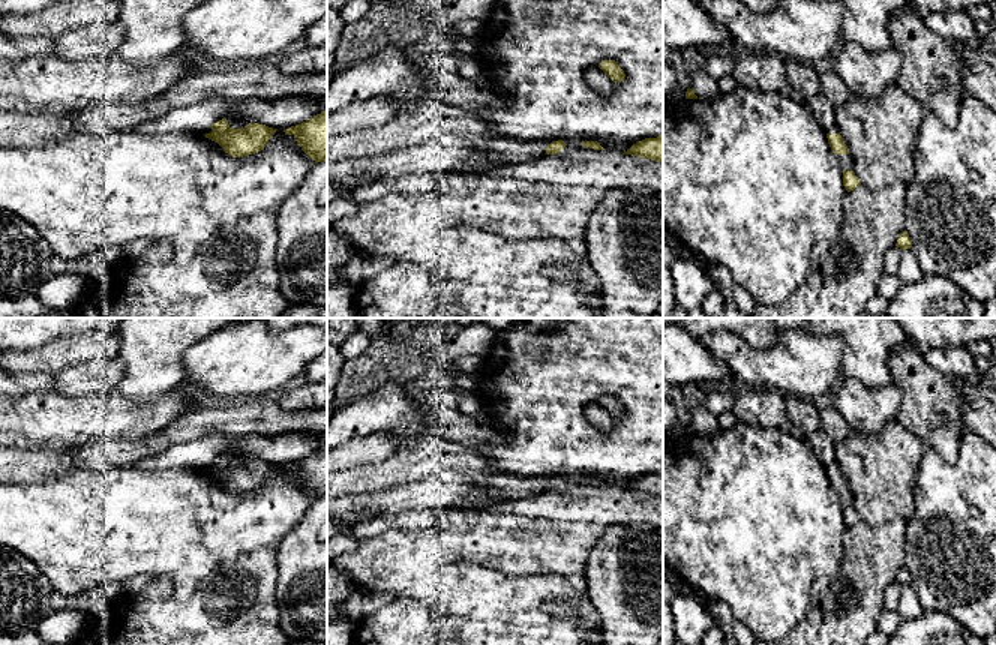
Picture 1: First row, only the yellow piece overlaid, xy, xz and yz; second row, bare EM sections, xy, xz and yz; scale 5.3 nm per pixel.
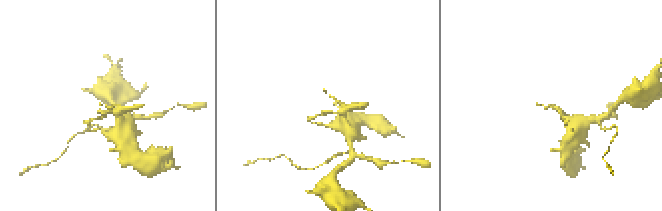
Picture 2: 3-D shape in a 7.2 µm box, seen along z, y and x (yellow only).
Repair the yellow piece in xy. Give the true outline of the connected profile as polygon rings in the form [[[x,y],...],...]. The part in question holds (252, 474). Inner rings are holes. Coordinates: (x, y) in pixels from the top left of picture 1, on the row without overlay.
[[[212,434],[202,440],[171,446],[162,453],[140,459],[136,464],[136,468],[142,471],[204,471],[234,494],[261,488],[276,466],[260,459],[232,465],[225,454],[225,436],[222,434]]]

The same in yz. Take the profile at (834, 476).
[[[819,429],[806,436],[806,441],[816,450],[818,458],[824,464],[828,480],[832,489],[837,492],[840,498],[840,504],[843,506],[843,522],[848,528],[858,524],[861,519],[855,508],[852,507],[852,494],[849,490],[849,484],[846,483],[842,471],[838,470],[838,464],[836,459],[834,446],[830,442],[824,429]]]

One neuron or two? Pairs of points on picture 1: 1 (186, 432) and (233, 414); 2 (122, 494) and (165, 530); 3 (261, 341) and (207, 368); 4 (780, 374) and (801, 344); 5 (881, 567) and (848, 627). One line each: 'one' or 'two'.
1: one
2: one
3: one
4: one
5: one

